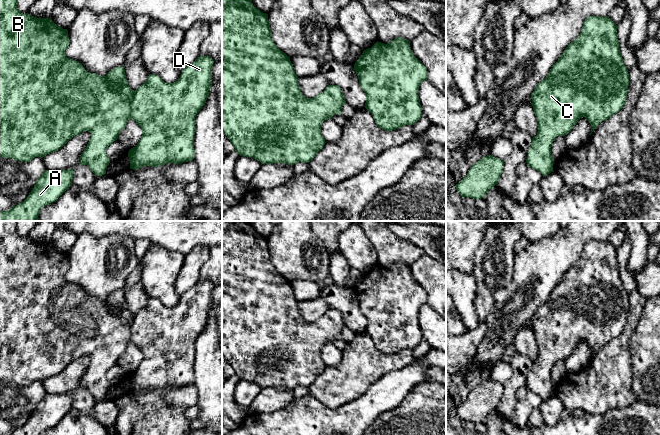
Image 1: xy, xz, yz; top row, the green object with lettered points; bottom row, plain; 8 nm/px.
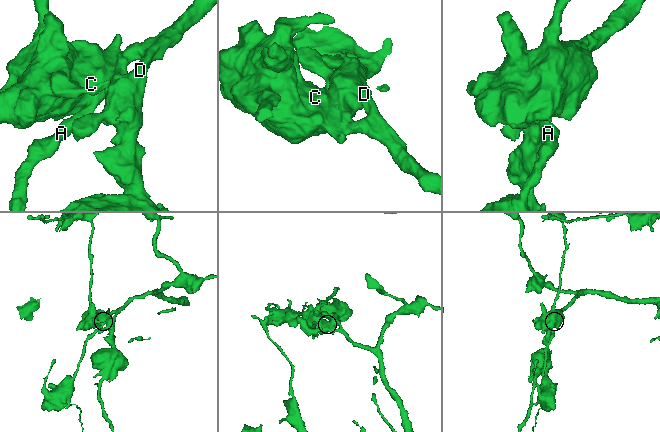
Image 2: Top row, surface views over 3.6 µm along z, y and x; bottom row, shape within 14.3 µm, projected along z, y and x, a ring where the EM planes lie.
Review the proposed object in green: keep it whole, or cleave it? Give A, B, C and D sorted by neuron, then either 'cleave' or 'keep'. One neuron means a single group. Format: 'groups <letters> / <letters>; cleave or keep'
groups A B C D; keep

